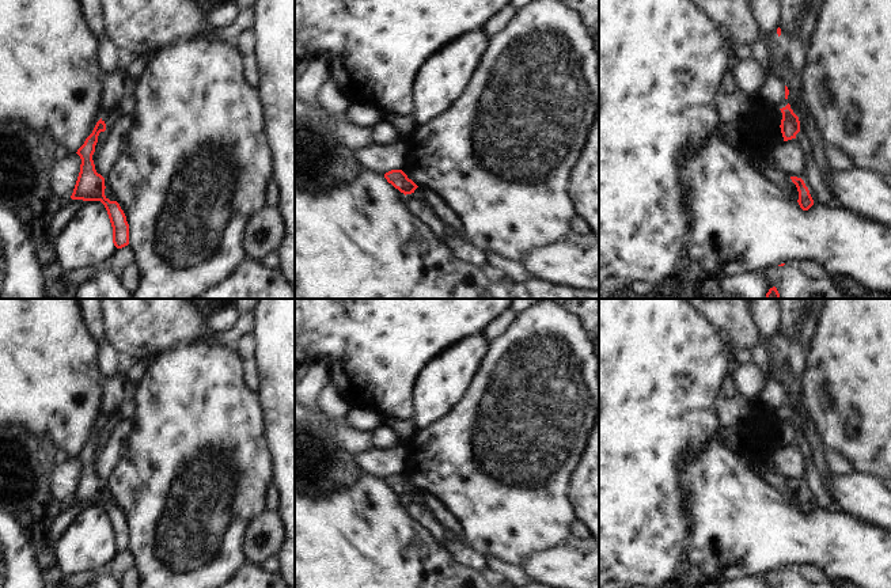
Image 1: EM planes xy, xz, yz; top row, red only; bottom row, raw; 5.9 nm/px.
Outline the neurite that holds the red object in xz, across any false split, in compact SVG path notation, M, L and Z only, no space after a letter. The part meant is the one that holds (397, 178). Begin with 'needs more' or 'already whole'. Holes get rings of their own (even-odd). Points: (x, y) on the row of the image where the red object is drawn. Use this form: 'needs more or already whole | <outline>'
already whole | M391 170L384 174L384 178L405 196L414 193L418 187L402 170Z

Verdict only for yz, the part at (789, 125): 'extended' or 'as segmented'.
as segmented

